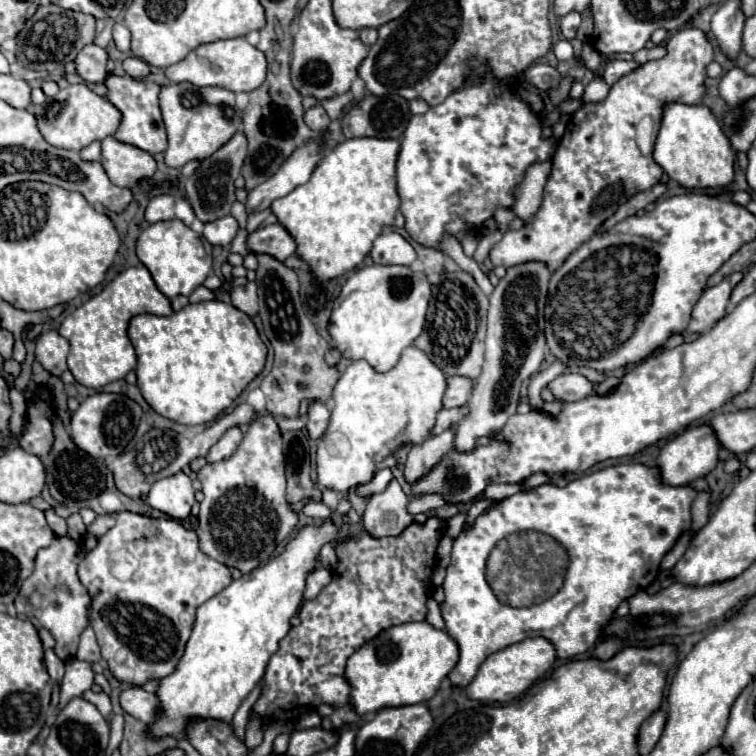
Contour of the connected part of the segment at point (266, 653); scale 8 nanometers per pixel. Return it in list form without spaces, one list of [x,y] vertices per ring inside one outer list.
[[[332,518],[302,526],[280,556],[232,580],[230,586],[196,610],[194,630],[176,672],[160,680],[156,694],[160,694],[164,714],[148,726],[154,736],[182,736],[188,718],[220,718],[232,722],[234,712],[262,680],[270,656],[288,634],[290,620],[302,606],[306,578],[320,566],[320,548],[334,542],[336,534],[338,528]]]

